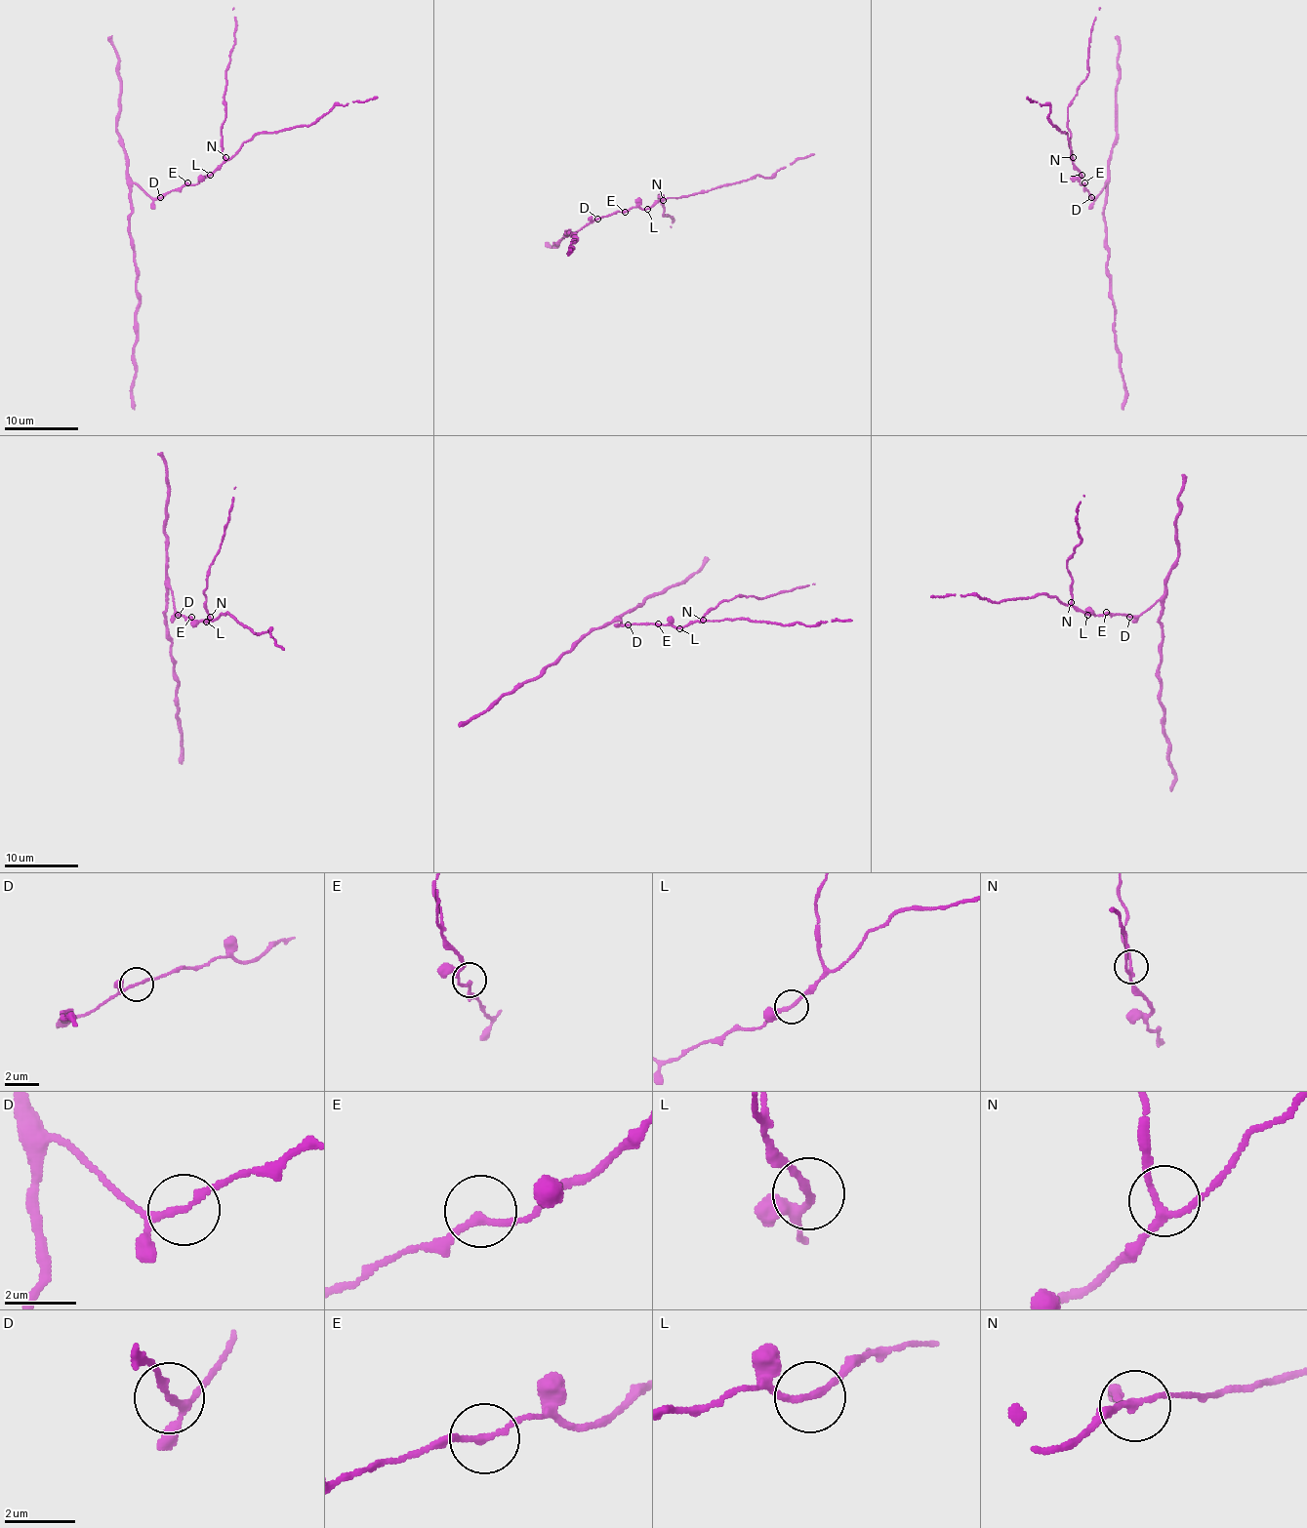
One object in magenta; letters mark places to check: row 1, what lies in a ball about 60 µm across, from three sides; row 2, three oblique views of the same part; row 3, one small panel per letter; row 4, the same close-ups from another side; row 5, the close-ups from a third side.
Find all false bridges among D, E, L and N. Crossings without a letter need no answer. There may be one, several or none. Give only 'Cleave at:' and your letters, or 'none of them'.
Cleave at: none of them

